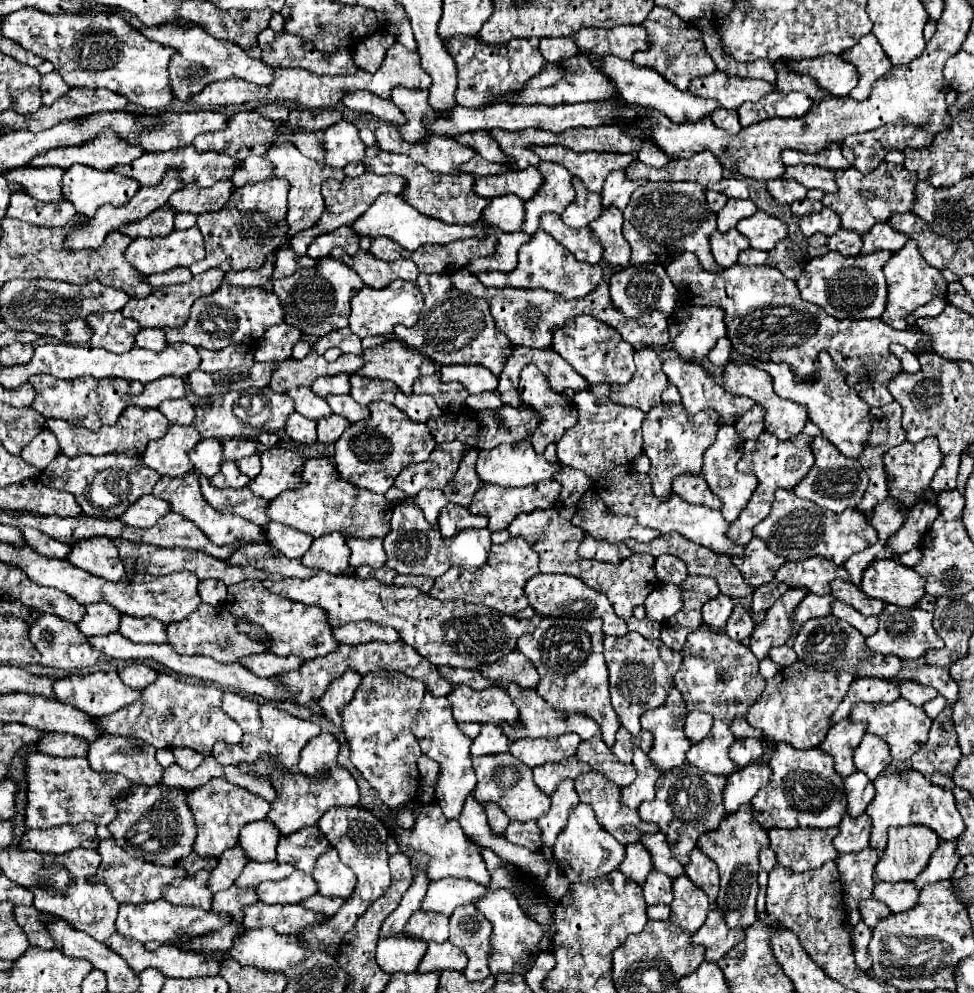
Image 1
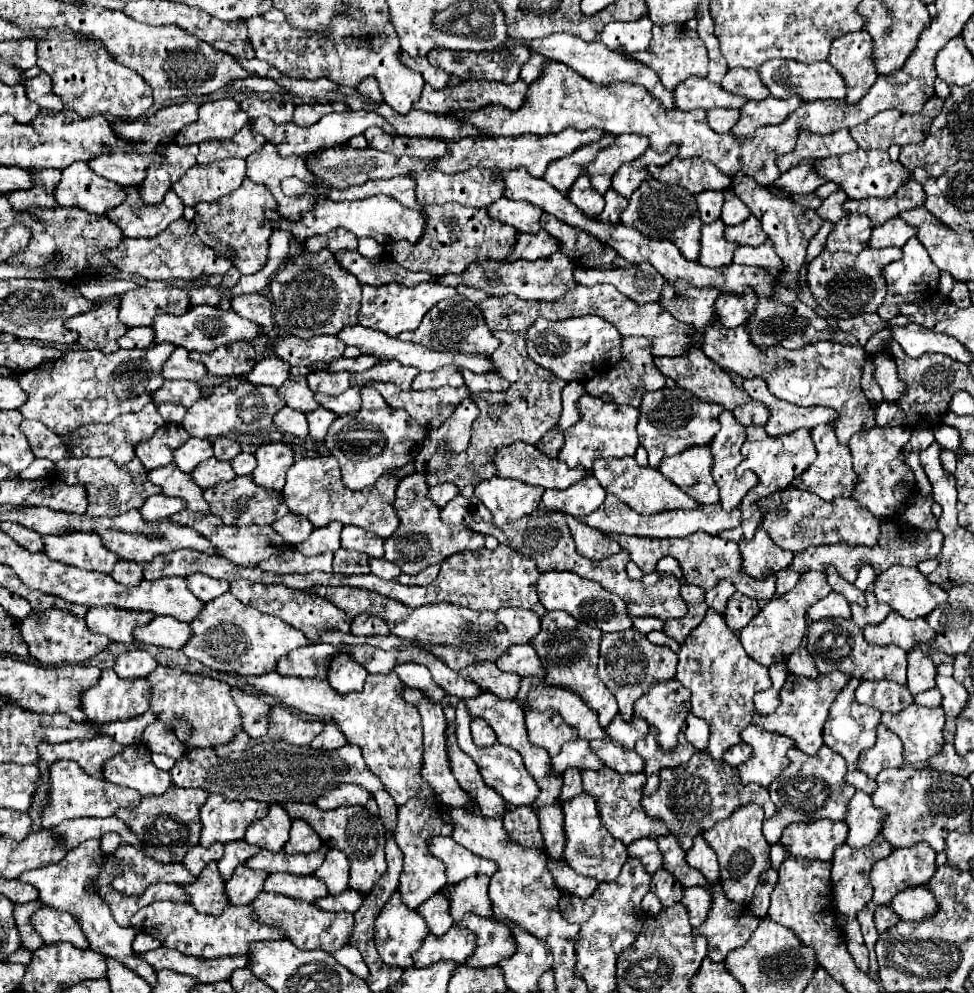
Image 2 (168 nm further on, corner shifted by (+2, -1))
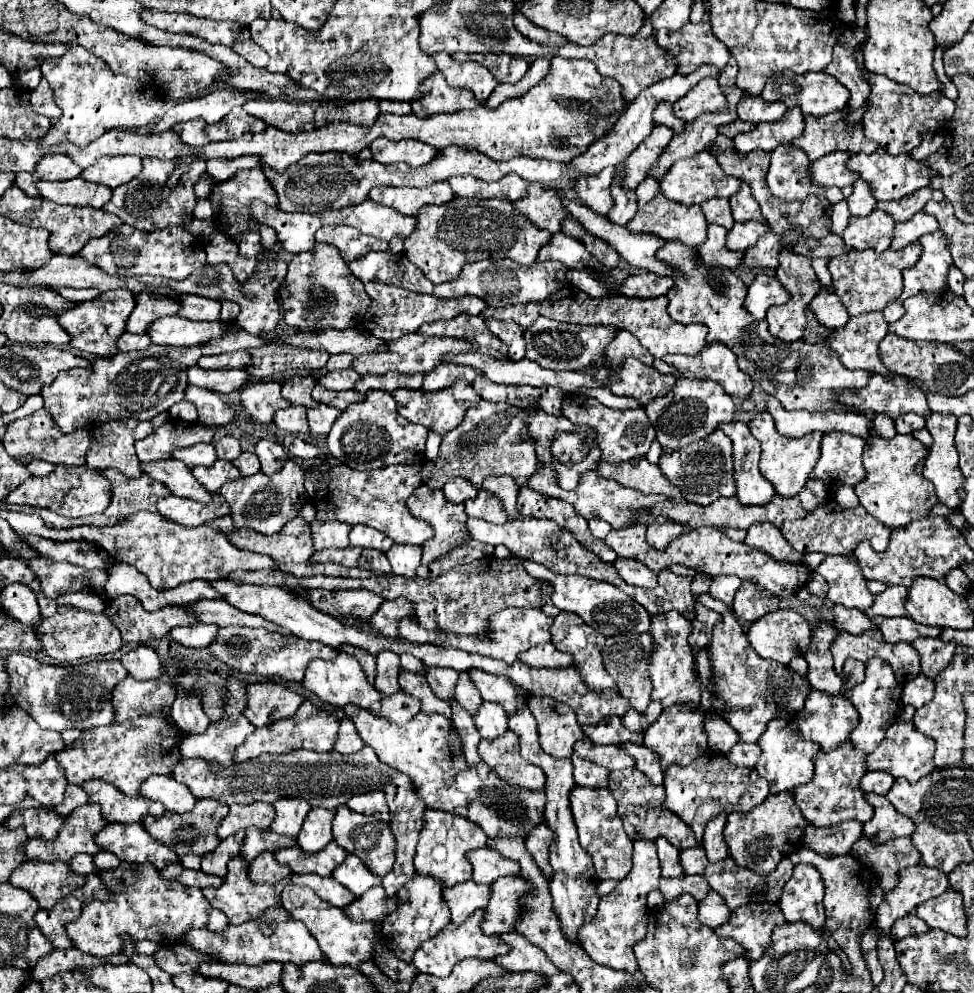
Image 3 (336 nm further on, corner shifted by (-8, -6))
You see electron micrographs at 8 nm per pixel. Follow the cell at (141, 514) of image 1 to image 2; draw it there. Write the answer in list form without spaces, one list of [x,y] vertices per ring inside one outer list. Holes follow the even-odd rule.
[[[153,495],[145,501],[145,505],[139,509],[145,521],[161,521],[171,517],[173,513],[179,513],[185,509],[185,501],[177,497],[167,497],[167,495]]]

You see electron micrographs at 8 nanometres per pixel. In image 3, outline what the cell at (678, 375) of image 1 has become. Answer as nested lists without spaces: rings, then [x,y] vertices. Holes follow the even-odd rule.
[[[709,344],[697,356],[667,354],[663,360],[669,366],[675,366],[685,378],[713,380],[721,384],[723,390],[737,400],[745,400],[753,390],[749,374],[739,368],[737,356],[727,346]]]

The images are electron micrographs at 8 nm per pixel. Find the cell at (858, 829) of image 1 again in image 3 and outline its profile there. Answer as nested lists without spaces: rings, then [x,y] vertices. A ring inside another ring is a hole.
[[[869,794],[869,802],[875,808],[875,814],[869,822],[863,824],[863,836],[873,844],[883,844],[901,836],[913,834],[913,822],[899,814],[883,796]]]

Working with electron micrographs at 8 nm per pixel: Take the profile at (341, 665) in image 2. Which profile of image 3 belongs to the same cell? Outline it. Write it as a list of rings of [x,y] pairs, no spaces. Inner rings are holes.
[[[341,646],[341,650],[347,652],[347,654],[351,654],[353,658],[357,658],[357,662],[361,664],[367,680],[373,684],[375,682],[375,658],[371,654],[365,654],[365,650],[355,648],[355,646]]]

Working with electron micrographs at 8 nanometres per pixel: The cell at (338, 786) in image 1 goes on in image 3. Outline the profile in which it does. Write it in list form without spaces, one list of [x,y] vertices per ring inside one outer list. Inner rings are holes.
[[[379,790],[377,792],[365,792],[365,794],[359,794],[359,796],[353,796],[347,802],[347,806],[353,812],[361,812],[361,814],[373,816],[377,820],[389,822],[389,808],[387,808],[387,802],[385,802],[385,794],[381,794]]]

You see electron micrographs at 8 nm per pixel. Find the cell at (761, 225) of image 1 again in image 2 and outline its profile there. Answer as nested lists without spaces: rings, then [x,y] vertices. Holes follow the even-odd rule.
[[[753,215],[747,217],[741,225],[735,225],[735,227],[727,225],[725,237],[727,237],[727,241],[733,241],[733,243],[739,243],[739,245],[751,245],[751,247],[757,247],[767,239],[759,221]]]

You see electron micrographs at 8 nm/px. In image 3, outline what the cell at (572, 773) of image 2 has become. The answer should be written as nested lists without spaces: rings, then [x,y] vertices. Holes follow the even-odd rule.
[[[577,754],[571,756],[571,762],[573,762],[573,776],[575,776],[577,786],[585,786],[585,788],[605,788],[607,786],[609,770],[605,770],[603,766],[591,764],[579,758]]]

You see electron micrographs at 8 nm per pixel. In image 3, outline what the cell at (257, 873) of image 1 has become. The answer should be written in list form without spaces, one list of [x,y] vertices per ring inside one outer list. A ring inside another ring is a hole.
[[[329,842],[327,848],[323,848],[317,854],[305,854],[297,846],[293,848],[281,848],[275,852],[275,858],[279,864],[287,864],[295,874],[319,874],[319,876],[331,876],[331,872],[345,860],[347,852],[337,846],[337,842]]]

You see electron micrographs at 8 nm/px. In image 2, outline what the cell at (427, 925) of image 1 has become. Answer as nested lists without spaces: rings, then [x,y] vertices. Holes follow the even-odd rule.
[[[443,891],[429,897],[429,901],[425,901],[417,911],[427,921],[431,933],[437,937],[441,937],[453,925],[451,913],[447,909],[447,897],[443,897]]]

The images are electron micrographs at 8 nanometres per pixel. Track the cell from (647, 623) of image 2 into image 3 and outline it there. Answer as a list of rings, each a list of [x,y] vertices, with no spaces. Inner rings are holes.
[[[665,612],[659,616],[651,616],[651,628],[649,632],[653,634],[655,640],[655,650],[651,654],[649,662],[649,676],[653,682],[653,692],[651,700],[661,702],[663,708],[669,708],[673,704],[685,704],[689,708],[699,706],[699,686],[691,676],[691,666],[693,666],[693,650],[687,644],[687,636],[691,632],[691,622],[683,618],[679,612]]]

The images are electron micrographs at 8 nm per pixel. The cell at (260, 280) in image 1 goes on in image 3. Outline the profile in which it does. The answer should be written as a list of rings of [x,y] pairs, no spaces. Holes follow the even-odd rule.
[[[197,294],[179,296],[181,316],[189,320],[217,320],[221,312],[221,302],[211,298],[201,298]]]

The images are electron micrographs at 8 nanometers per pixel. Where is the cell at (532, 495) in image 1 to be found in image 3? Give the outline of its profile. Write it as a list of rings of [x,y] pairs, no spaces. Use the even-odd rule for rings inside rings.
[[[489,476],[483,482],[483,490],[491,492],[493,496],[497,496],[503,502],[503,510],[505,510],[509,522],[521,520],[521,514],[517,510],[517,496],[519,496],[521,486],[517,484],[517,480],[501,478],[501,476]]]

